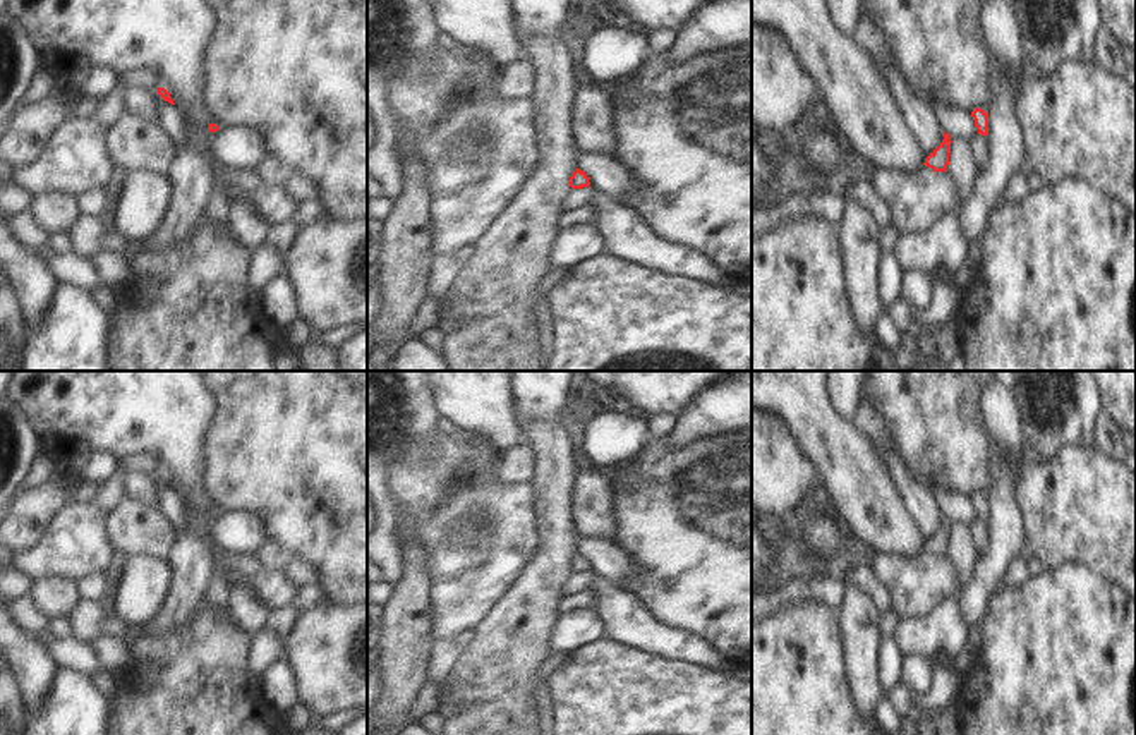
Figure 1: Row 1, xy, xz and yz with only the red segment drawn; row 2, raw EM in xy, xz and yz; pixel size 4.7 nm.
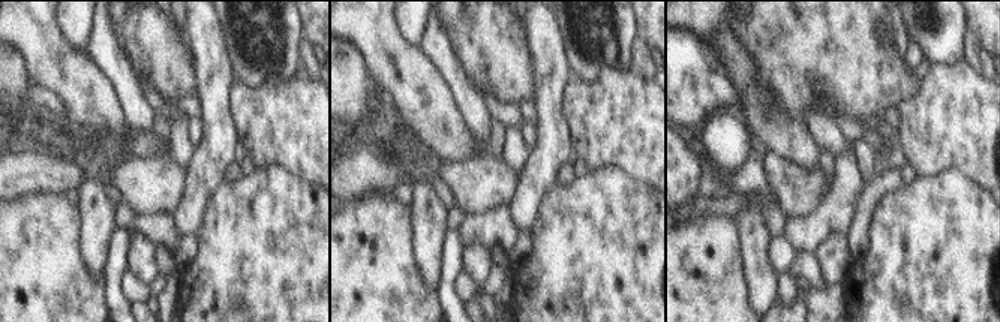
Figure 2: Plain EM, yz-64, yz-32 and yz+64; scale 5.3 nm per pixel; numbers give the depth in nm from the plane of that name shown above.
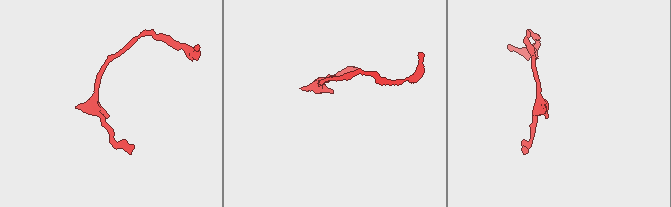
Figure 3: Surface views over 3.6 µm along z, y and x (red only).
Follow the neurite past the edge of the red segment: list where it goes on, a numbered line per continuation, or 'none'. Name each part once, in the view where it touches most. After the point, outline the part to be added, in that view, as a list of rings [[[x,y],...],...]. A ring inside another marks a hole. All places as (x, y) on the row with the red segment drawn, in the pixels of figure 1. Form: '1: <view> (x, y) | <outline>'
none

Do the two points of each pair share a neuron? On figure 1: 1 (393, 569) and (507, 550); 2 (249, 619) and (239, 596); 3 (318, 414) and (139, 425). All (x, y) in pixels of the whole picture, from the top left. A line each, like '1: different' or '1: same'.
1: different
2: same
3: different

